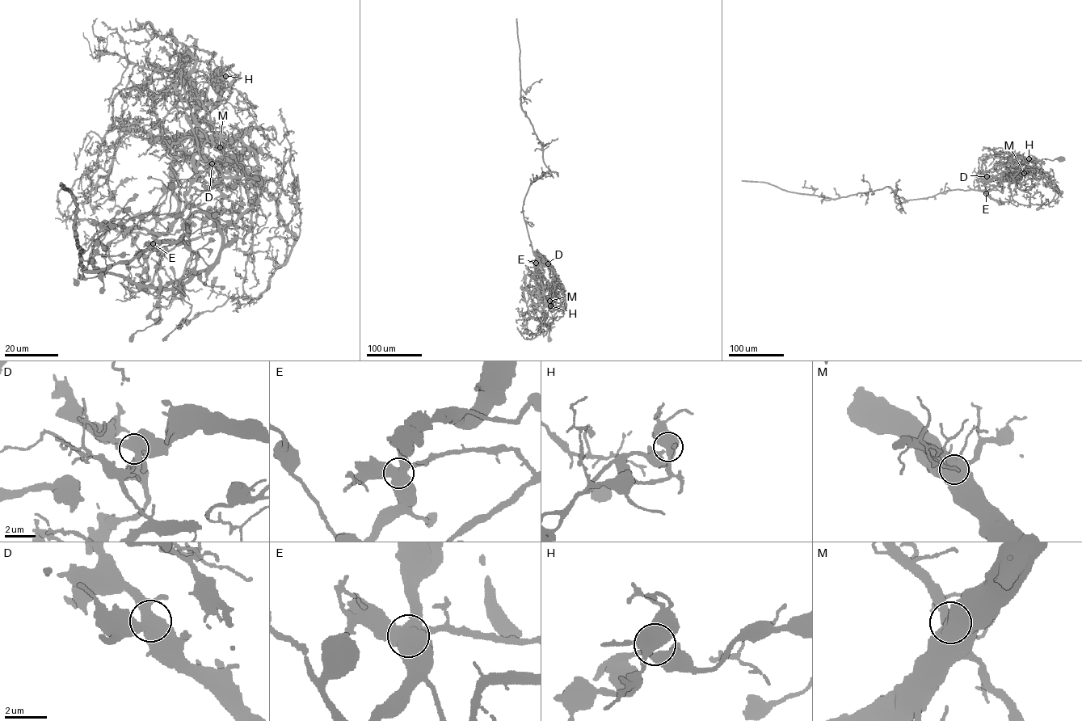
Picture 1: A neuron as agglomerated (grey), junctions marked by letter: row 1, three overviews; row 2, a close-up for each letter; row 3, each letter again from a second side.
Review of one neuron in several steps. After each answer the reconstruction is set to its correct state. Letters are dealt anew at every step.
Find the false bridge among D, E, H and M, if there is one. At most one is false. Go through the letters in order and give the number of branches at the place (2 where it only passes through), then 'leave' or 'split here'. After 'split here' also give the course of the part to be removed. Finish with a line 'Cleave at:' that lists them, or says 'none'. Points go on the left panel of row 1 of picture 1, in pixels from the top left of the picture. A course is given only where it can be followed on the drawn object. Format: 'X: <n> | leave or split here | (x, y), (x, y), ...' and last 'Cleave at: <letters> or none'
D: 4 | leave
E: 4 | split here | (153, 243), (114, 227), (90, 261), (176, 288), (222, 235), (194, 212), (179, 240), (86, 270), (61, 183)
H: 4 | leave
M: 3 | leave
Cleave at: E

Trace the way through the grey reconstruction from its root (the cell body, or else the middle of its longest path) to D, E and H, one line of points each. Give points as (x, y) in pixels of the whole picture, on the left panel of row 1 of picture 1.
D: (217, 80), (154, 79), (112, 103), (119, 129), (170, 138), (170, 153), (254, 179), (237, 163), (212, 163)
E: (217, 80), (154, 79), (113, 100), (119, 129), (198, 132), (254, 181), (233, 223), (153, 243)
H: (217, 80), (123, 88), (113, 123), (147, 139), (187, 135), (195, 94), (225, 76)

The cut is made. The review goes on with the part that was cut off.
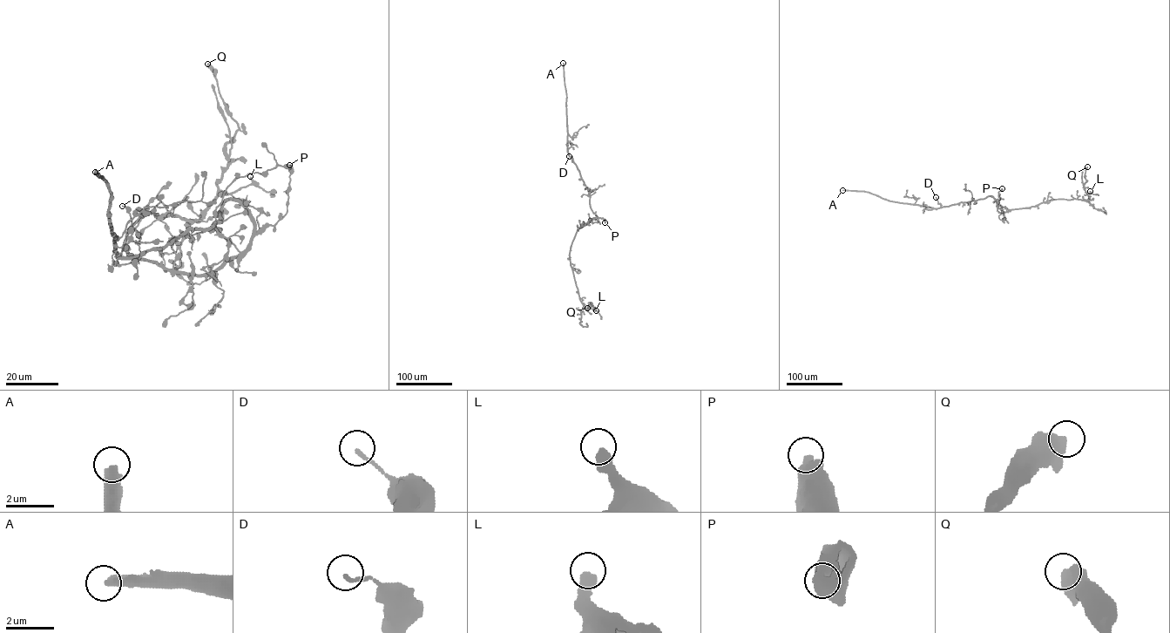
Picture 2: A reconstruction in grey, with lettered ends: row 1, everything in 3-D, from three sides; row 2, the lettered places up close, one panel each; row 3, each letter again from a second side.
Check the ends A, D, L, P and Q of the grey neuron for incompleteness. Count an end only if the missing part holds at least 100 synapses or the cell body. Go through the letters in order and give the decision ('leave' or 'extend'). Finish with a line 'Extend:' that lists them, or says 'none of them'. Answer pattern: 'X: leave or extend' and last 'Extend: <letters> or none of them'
A: extend
D: leave
L: leave
P: leave
Q: leave
Extend: A

